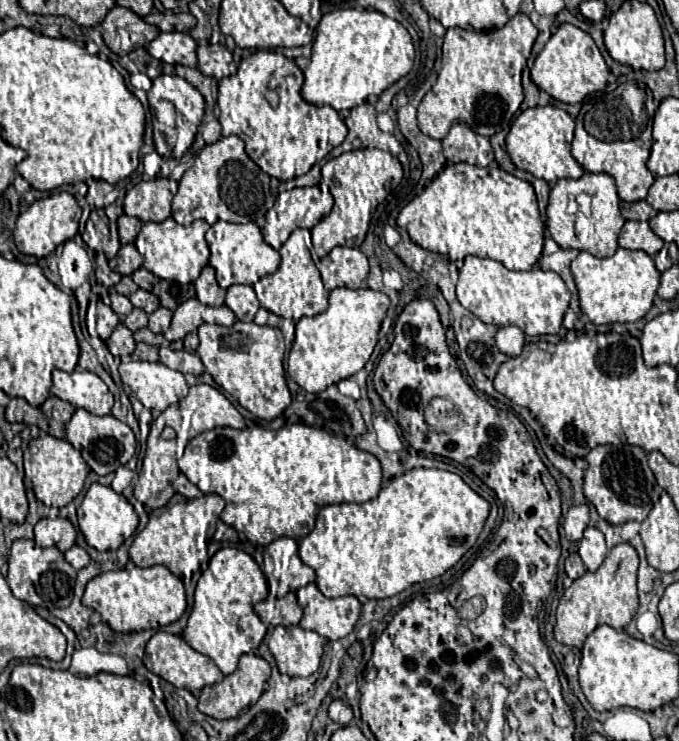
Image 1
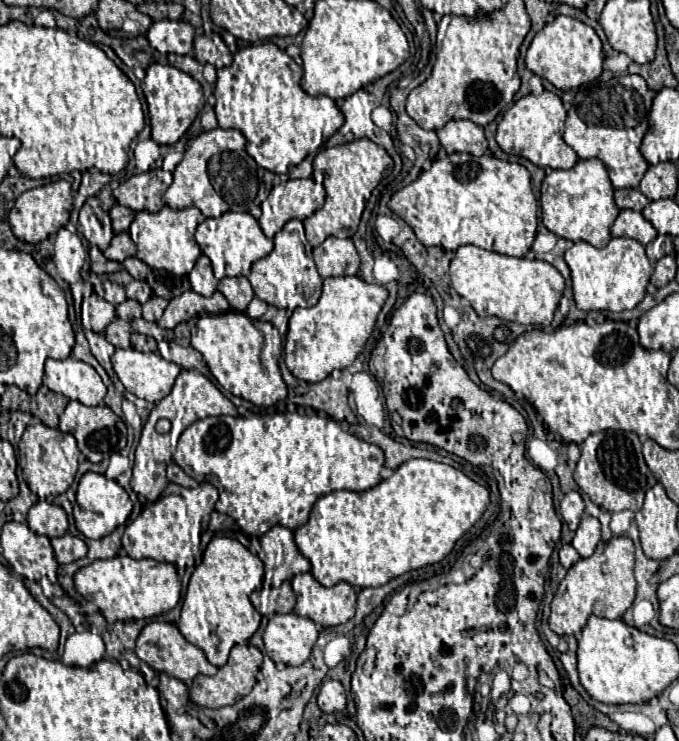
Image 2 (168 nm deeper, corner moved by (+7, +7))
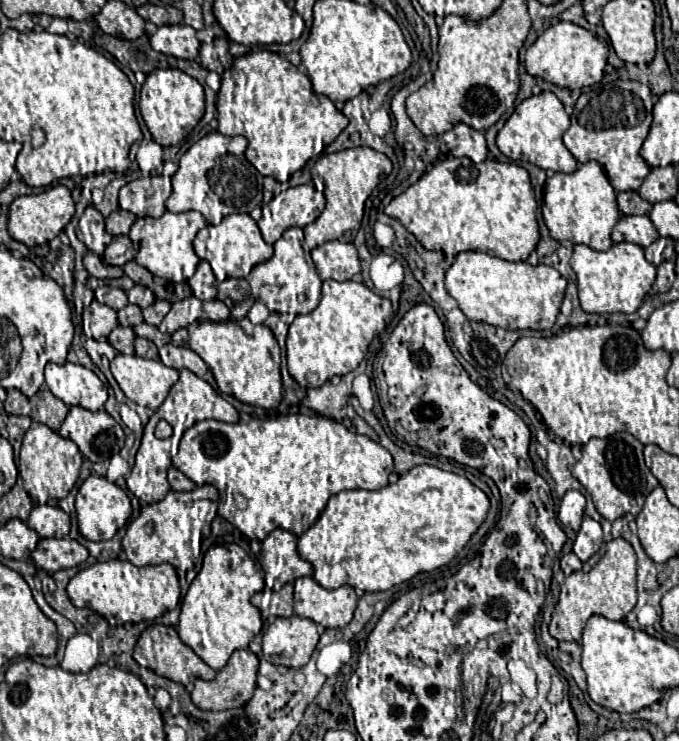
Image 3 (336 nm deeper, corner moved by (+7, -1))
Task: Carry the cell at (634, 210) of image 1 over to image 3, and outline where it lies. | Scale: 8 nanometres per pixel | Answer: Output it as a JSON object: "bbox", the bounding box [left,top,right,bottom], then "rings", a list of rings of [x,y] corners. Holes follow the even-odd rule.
{"bbox":[618,191,652,215],"rings":[[[624,191],[618,195],[618,207],[624,215],[648,215],[652,203],[644,201],[636,191]]]}

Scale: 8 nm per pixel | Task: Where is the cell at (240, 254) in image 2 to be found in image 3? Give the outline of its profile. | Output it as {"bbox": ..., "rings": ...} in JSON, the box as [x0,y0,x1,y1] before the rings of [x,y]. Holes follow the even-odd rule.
{"bbox":[194,213,274,281],"rings":[[[234,213],[234,215],[224,217],[224,221],[220,225],[206,225],[204,229],[198,231],[198,235],[194,239],[194,249],[200,259],[210,263],[218,281],[224,281],[228,277],[246,279],[250,269],[258,263],[268,261],[274,251],[272,245],[268,245],[262,239],[256,221],[248,213]]]}

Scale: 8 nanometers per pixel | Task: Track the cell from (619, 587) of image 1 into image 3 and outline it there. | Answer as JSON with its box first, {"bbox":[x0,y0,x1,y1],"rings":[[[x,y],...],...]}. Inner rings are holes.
{"bbox":[550,537,636,643],"rings":[[[618,537],[602,545],[600,557],[596,555],[584,563],[584,567],[566,577],[560,589],[560,599],[552,613],[550,635],[558,641],[580,643],[582,629],[592,615],[604,615],[606,619],[622,621],[636,605],[636,553],[632,545]]]}

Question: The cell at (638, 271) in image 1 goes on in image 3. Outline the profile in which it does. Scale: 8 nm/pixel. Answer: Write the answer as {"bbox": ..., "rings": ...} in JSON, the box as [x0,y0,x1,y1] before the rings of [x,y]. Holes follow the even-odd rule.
{"bbox":[570,243,656,313],"rings":[[[614,243],[608,251],[574,245],[570,265],[578,277],[578,297],[586,313],[634,313],[656,279],[656,267],[646,261],[644,249],[634,243]]]}

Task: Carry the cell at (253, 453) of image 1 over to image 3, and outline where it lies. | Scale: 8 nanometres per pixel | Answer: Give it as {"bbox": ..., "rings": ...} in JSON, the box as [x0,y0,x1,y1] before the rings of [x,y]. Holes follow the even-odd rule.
{"bbox":[172,414,394,541],"rings":[[[288,414],[270,419],[251,417],[234,425],[222,421],[198,421],[184,431],[178,455],[172,459],[196,485],[214,485],[220,491],[218,515],[238,527],[246,537],[262,541],[274,529],[302,535],[324,511],[328,499],[344,489],[382,489],[394,469],[392,455],[366,435],[346,429],[343,423],[324,415]]]}

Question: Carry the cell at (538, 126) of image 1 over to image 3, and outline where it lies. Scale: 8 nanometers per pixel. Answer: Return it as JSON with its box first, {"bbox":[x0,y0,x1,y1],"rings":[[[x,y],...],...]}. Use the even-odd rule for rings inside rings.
{"bbox":[496,91,578,173],"rings":[[[544,91],[540,95],[532,95],[532,97],[524,99],[514,109],[510,119],[500,129],[496,143],[498,143],[498,149],[514,161],[528,161],[532,165],[538,165],[540,169],[572,173],[572,171],[576,171],[578,161],[562,143],[562,135],[568,127],[570,127],[570,117],[564,111],[562,101],[554,93]]]}

